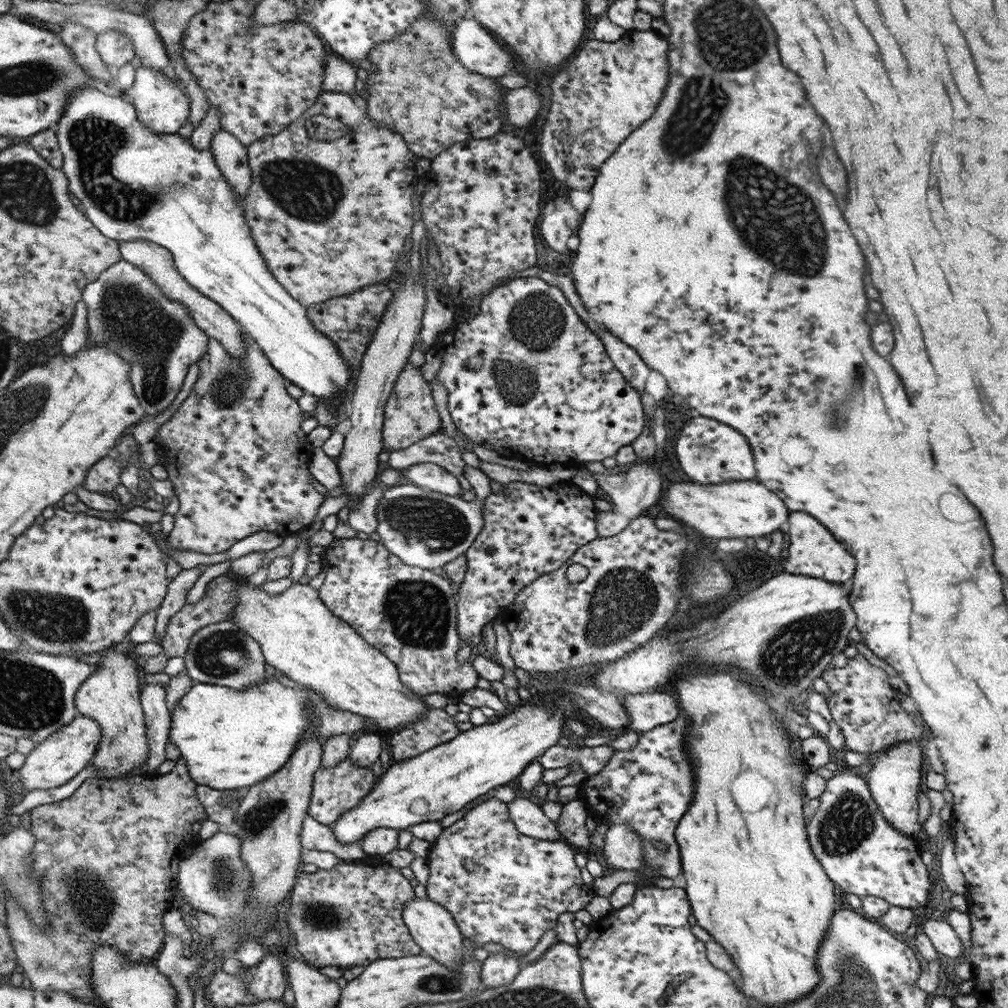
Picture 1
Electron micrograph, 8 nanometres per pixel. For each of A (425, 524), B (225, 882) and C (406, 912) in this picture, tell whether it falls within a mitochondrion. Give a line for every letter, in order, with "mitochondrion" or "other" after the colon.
A: mitochondrion
B: mitochondrion
C: other

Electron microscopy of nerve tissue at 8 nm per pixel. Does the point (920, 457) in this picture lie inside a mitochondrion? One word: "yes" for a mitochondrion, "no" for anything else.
no

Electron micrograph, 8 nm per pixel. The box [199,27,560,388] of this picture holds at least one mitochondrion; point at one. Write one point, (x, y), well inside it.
(305, 191)

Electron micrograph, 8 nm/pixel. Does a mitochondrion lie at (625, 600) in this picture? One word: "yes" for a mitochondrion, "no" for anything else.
yes

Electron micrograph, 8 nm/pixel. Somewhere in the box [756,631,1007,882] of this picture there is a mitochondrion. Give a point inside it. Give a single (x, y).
(849, 823)

